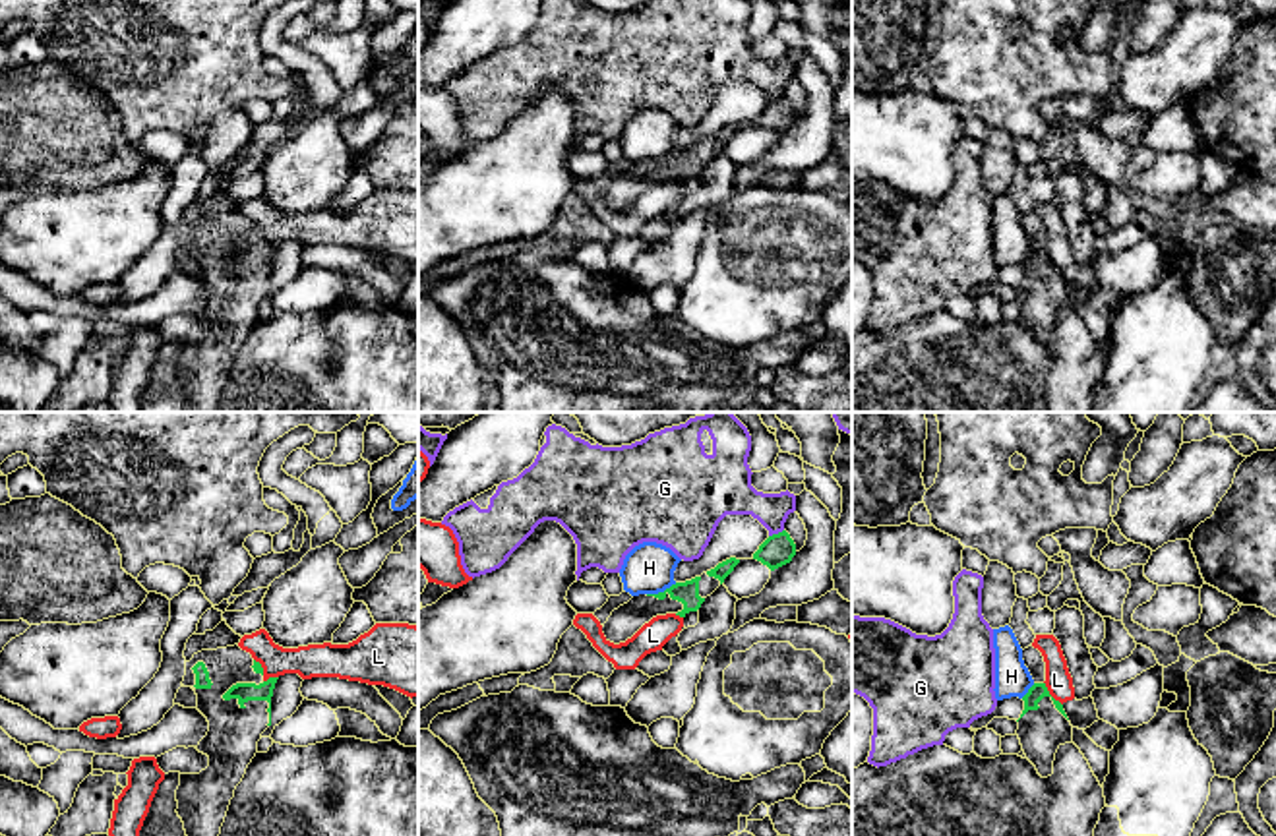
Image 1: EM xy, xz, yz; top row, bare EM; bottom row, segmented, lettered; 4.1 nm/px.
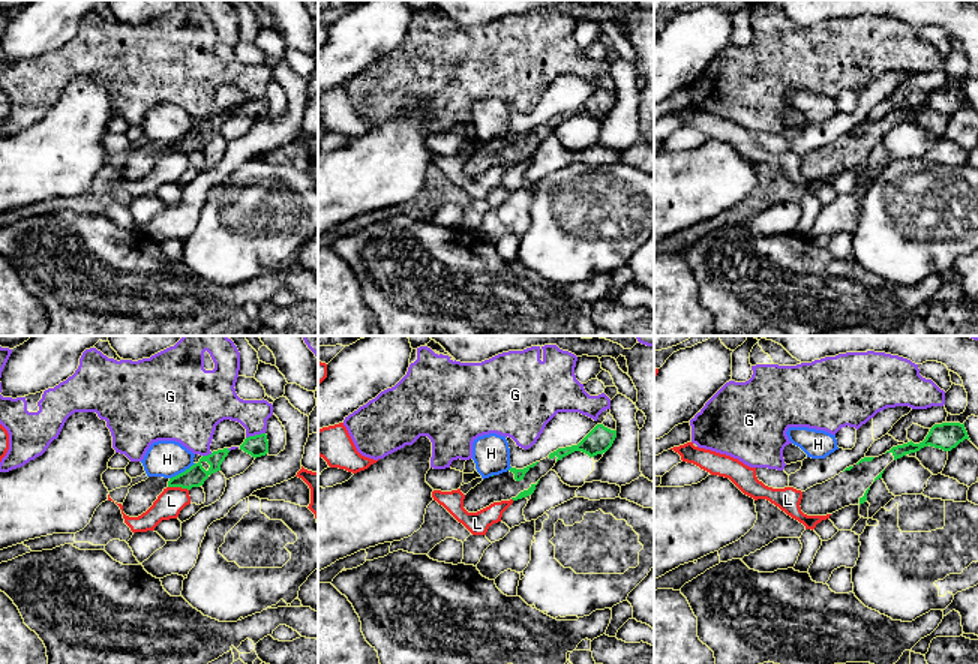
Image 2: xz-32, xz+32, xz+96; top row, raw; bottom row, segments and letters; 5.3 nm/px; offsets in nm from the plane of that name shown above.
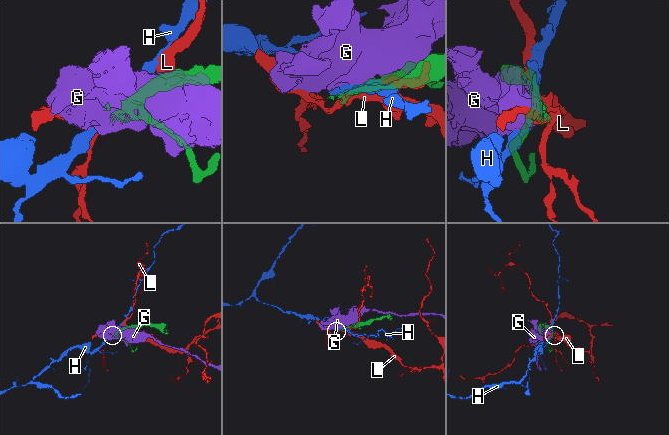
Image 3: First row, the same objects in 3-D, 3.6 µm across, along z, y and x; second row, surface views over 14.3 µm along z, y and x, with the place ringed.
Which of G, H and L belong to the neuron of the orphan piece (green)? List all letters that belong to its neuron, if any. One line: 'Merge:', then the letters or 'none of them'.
Merge: none of them

